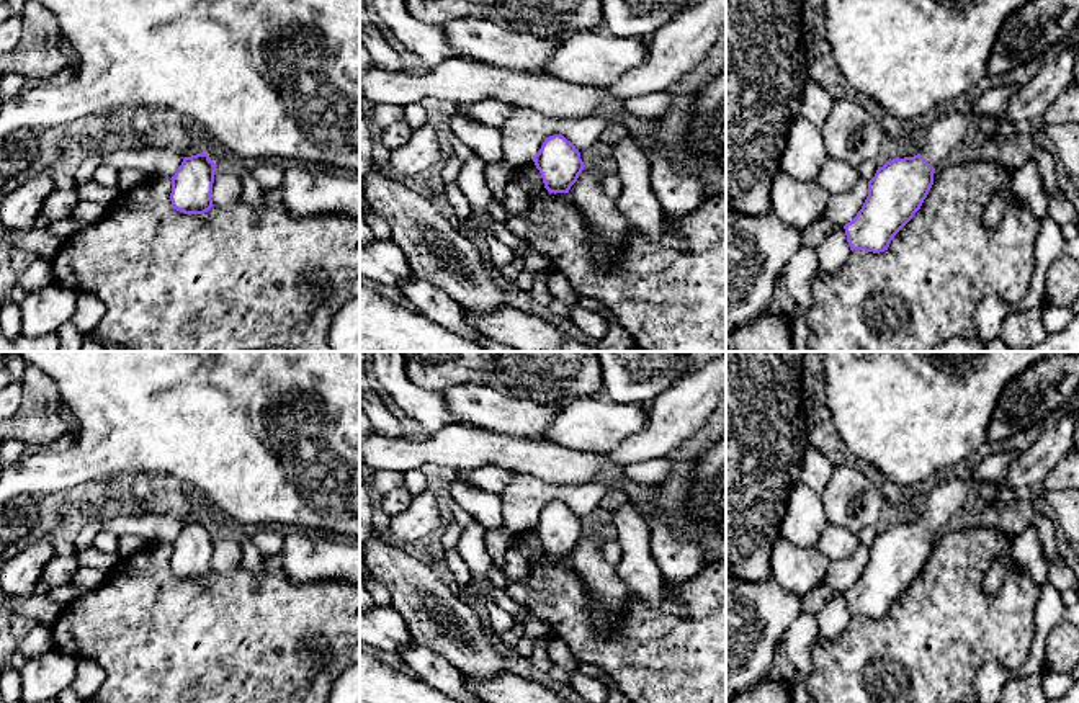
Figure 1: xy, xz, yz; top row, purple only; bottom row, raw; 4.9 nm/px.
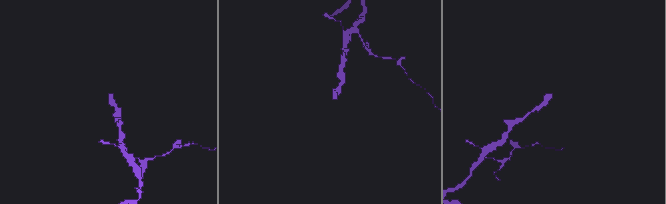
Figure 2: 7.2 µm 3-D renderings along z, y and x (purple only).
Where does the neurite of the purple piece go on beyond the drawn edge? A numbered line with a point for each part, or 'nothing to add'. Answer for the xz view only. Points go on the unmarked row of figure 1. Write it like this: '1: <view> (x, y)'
nothing to add

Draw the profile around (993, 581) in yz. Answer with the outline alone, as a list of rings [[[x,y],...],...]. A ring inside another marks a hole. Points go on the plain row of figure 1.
[[[997,559],[992,562],[989,567],[986,577],[984,577],[984,592],[987,595],[996,595],[1001,590],[1002,580],[1005,577],[1007,571],[1007,561],[1005,559]]]

